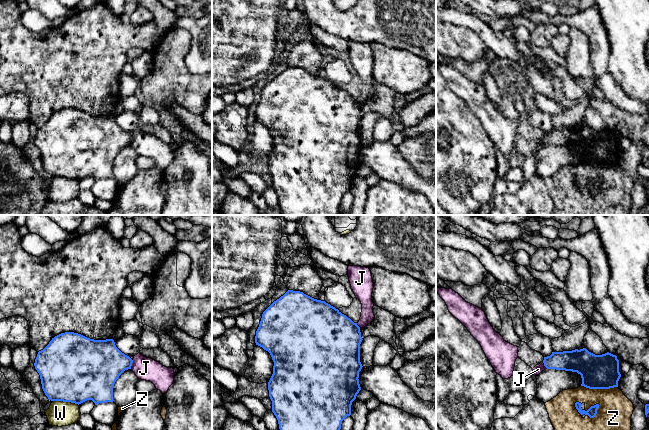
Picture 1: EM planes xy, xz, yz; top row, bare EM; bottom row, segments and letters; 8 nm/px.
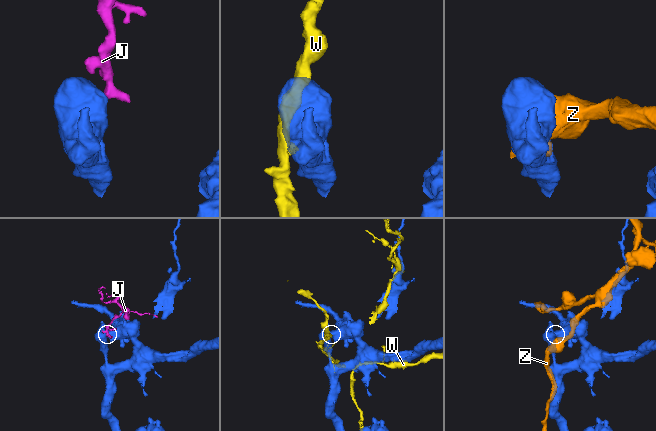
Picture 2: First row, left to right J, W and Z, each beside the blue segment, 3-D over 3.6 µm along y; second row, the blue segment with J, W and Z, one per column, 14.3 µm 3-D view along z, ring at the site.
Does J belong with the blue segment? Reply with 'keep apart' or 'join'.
keep apart

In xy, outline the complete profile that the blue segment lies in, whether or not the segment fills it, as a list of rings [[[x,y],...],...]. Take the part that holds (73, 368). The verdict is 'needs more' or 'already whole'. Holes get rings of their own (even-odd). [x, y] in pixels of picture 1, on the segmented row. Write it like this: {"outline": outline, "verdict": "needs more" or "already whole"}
{"outline": [[[65,332],[52,338],[49,344],[38,352],[34,366],[40,375],[42,389],[49,400],[78,405],[92,400],[97,405],[113,402],[114,384],[125,370],[131,369],[132,363],[133,360],[116,347],[113,339],[94,340],[78,333]]], "verdict": "already whole"}

